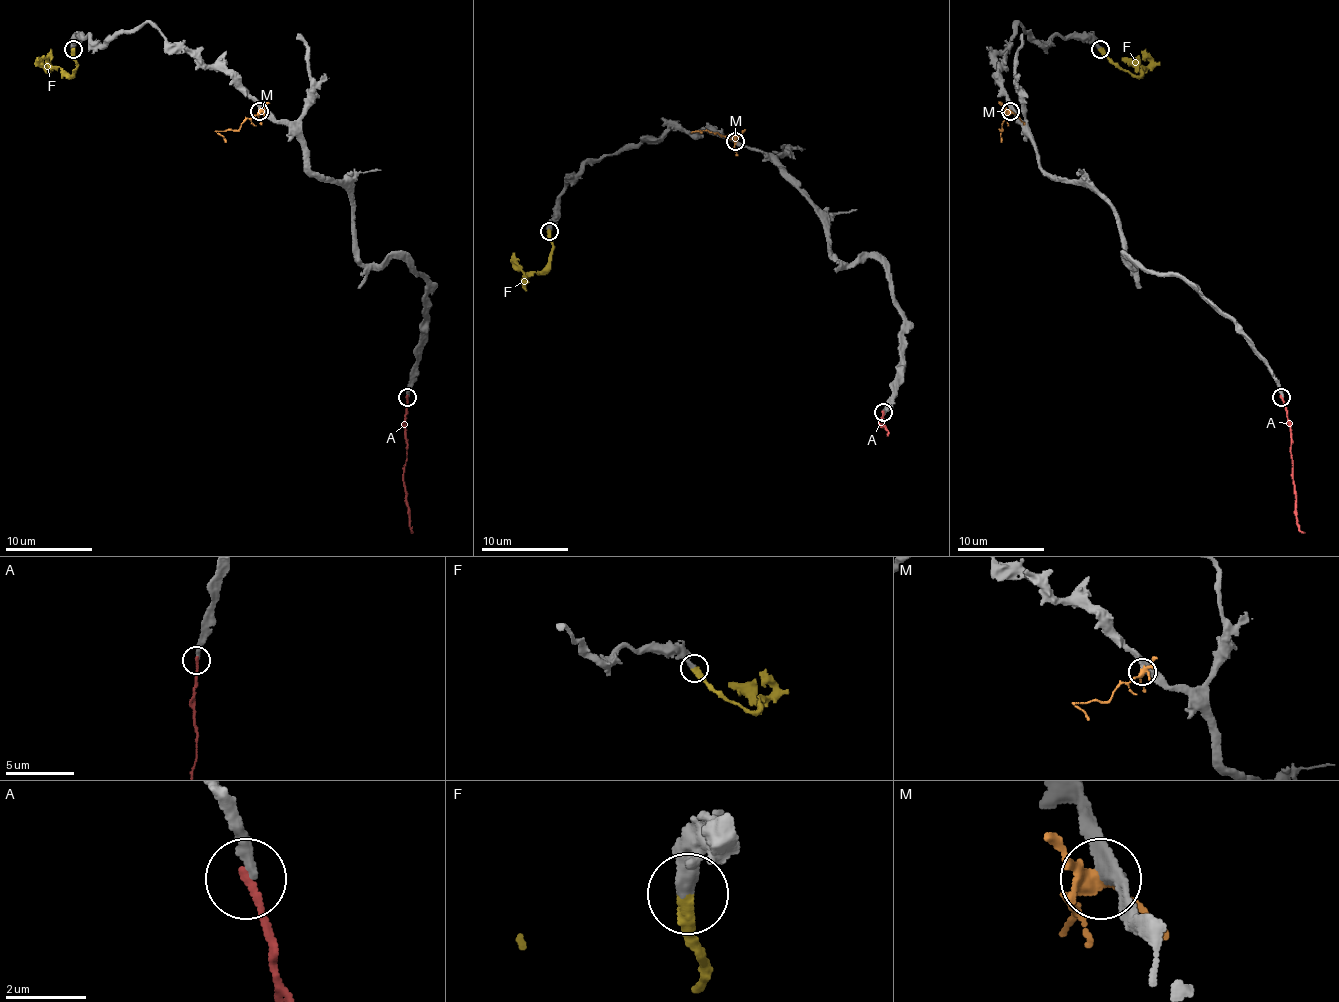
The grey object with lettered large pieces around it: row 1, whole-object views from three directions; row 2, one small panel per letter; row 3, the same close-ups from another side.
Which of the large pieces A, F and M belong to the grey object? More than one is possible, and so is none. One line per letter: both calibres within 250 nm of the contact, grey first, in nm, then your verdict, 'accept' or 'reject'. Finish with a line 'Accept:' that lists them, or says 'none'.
A: 260/200 nm | reject
F: 360/420 nm | accept
M: 400/240 nm | reject
Accept: F

